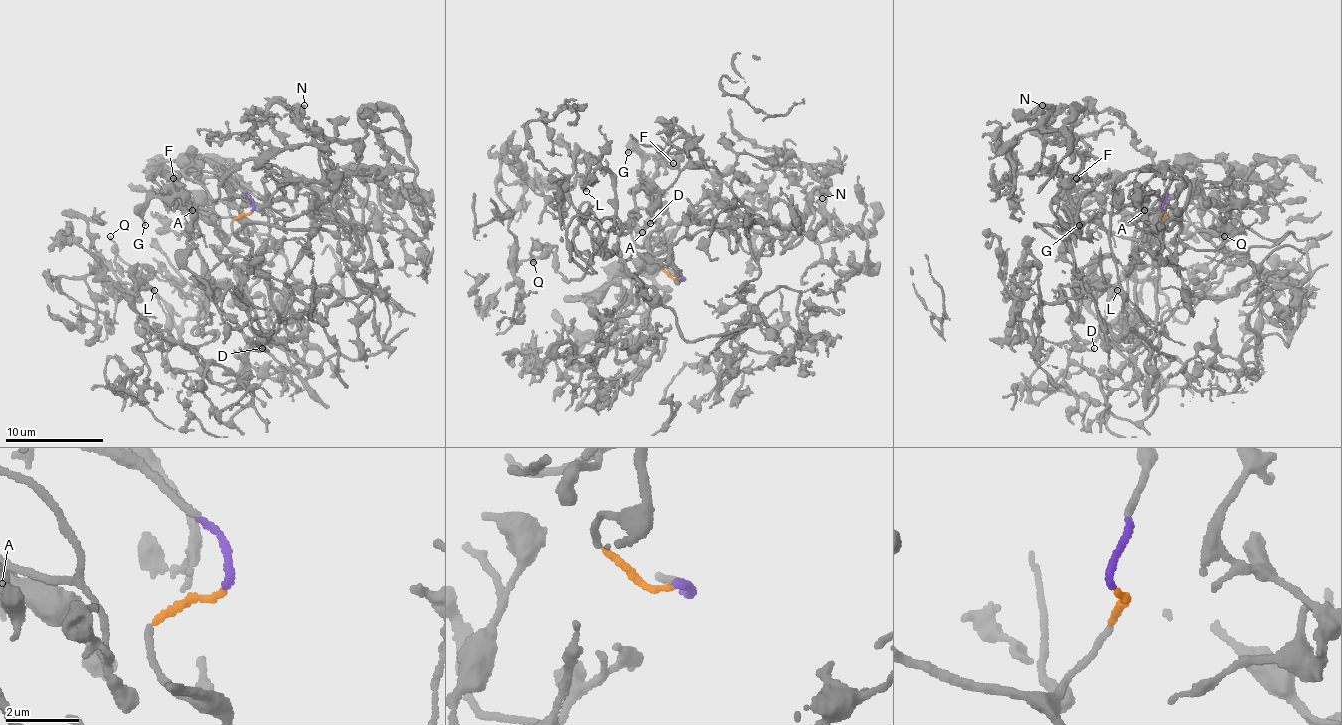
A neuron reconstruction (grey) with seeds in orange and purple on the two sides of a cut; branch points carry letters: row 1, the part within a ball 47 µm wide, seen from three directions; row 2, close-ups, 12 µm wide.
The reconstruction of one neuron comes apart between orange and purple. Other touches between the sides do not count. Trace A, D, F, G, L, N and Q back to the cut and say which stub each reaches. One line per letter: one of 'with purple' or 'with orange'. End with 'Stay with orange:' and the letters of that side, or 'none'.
A: with purple
D: with orange
F: with purple
G: with purple
L: with orange
N: with orange
Q: with orange
Stay with orange: D, L, N, Q

